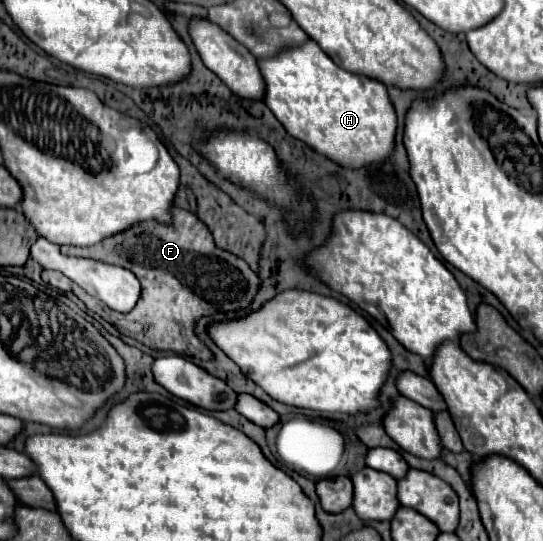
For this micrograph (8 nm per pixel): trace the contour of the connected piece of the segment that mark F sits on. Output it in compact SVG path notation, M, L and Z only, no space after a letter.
M176 207L172 213L174 213L172 227L160 227L160 223L142 223L140 227L132 227L128 235L120 235L120 239L108 239L108 243L100 243L100 247L86 247L86 249L62 247L62 251L66 255L92 257L102 263L126 267L140 279L142 295L138 299L138 305L130 313L116 313L116 311L110 311L108 307L100 307L98 315L106 319L108 323L112 323L120 333L158 351L174 351L188 357L202 359L202 361L212 361L214 359L212 351L202 343L202 339L194 331L196 321L202 317L216 315L216 309L218 313L226 313L226 315L236 315L250 309L256 293L260 291L260 277L250 269L250 265L244 259L224 249L218 249L212 239L212 233L196 215Z

